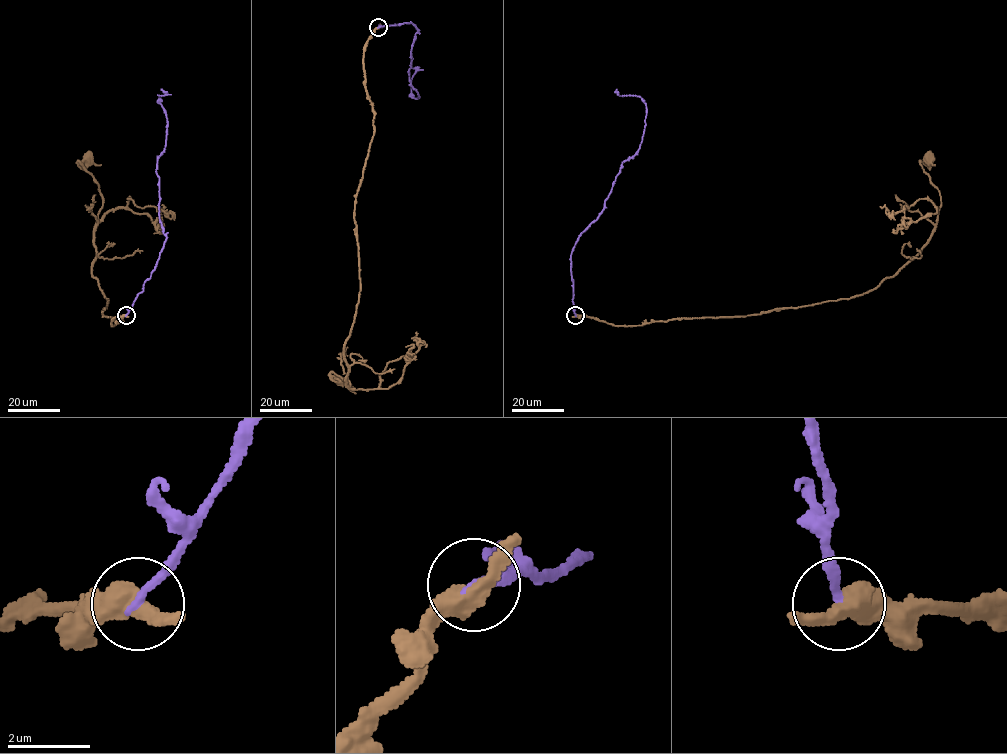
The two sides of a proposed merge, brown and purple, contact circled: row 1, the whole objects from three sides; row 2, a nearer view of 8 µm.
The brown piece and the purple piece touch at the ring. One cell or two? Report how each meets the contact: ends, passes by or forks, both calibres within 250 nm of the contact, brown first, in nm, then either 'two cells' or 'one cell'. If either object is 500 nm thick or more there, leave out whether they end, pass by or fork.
brown passes by | purple ends | 440/200 nm | two cells

